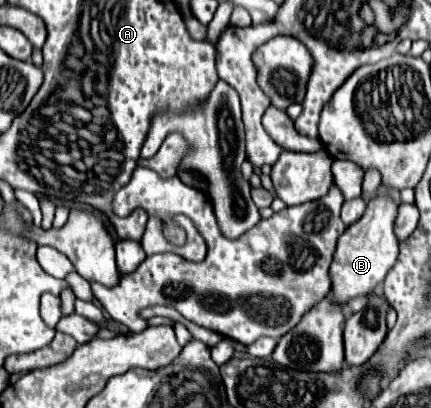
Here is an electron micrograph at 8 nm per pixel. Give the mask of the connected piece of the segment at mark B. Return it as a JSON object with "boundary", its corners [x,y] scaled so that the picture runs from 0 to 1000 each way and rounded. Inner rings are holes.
{"boundary":[[[875,473],[856,498],[838,537],[814,547],[782,591],[782,615],[768,645],[768,718],[759,723],[773,743],[805,748],[819,728],[842,728],[865,713],[916,650],[926,620],[926,591],[912,566],[921,532],[921,498],[898,473]]]}

